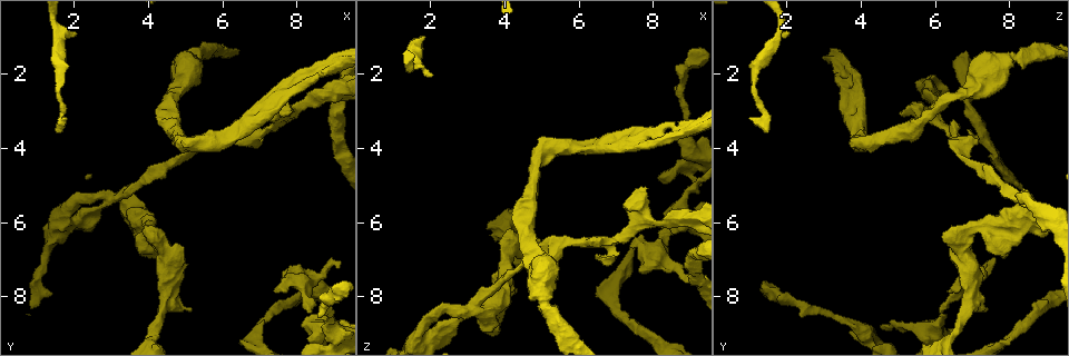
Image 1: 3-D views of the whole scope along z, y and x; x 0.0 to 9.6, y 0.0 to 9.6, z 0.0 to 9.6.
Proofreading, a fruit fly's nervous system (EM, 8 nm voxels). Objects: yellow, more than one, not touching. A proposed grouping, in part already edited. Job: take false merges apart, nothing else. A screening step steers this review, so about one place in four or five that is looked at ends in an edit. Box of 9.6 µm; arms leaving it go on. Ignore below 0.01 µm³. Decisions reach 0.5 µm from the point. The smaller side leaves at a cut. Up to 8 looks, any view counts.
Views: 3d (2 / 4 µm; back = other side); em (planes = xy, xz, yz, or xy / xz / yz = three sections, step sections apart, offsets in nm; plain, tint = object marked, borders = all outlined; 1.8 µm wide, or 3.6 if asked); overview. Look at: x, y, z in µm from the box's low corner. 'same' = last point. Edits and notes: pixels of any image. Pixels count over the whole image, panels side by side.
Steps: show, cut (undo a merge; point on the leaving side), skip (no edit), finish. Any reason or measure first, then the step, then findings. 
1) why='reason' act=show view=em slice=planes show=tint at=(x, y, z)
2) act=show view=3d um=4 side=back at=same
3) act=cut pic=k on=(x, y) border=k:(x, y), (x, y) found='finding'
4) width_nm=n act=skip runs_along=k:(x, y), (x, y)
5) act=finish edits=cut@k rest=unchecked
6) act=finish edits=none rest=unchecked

act=show view=3d um=4 at=(1.60, 3.10, 1.50)

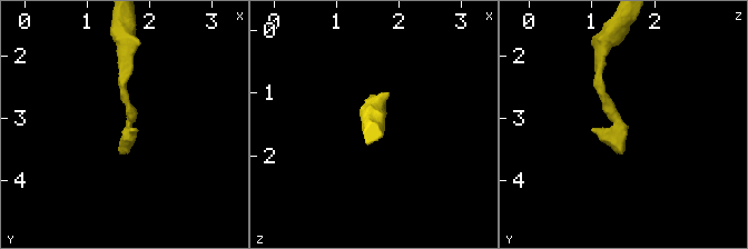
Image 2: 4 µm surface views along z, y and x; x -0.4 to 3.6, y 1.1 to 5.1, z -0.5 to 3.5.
why='need the tissue' act=show view=em slice=planes show=tint at=(1.65, 3.15, 1.45)

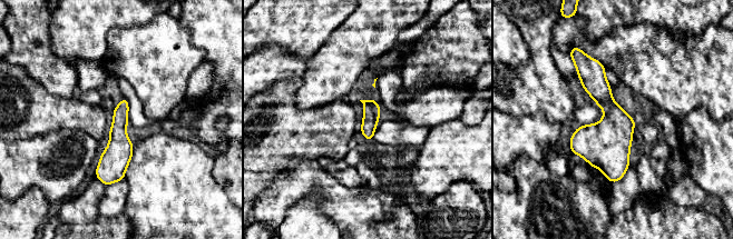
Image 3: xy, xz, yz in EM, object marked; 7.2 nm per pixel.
width_nm=120 act=skip runs_along=3:(124, 101), (118, 153), (106, 181) found='all the same cell'

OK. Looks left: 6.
act=show view=em slice=planes show=plain at=(6.60, 3.55, 6.55)

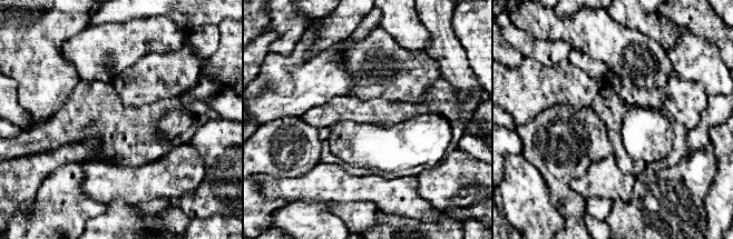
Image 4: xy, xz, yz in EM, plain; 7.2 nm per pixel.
act=show view=em slice=planes show=tint at=same

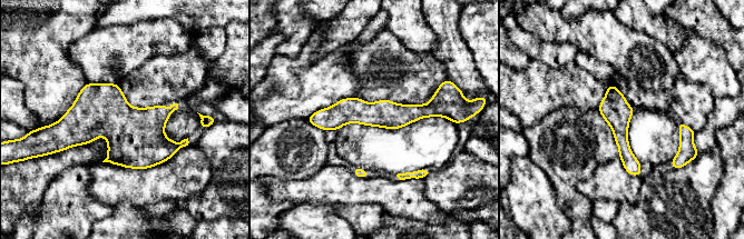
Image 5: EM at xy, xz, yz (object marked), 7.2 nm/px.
act=skip runs_along=5:(440, 108), (311, 119) found='one cell here'

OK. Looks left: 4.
why='two arms in line, one across' act=show view=3d um=4 side=back at=(7.50, 2.60, 3.80)

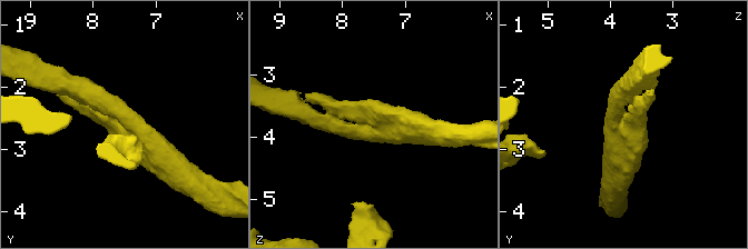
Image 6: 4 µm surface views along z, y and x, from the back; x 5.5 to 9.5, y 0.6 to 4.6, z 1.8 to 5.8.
arms=3 arm_widths_nm=220,280,300 act=show view=em slice=planes show=tint at=(7.50, 2.55, 3.90)

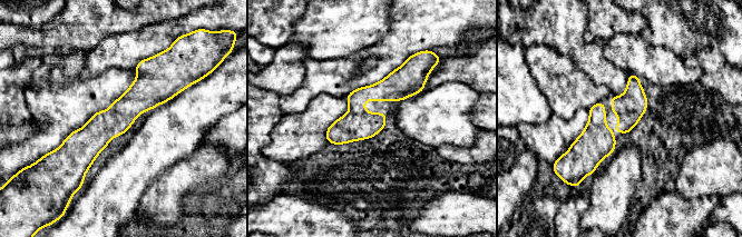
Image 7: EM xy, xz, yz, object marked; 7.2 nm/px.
act=skip runs_along=7:(157, 60), (80, 168) found='all the same cell'

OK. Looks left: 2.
act=finish edits=none rest=unchecked

